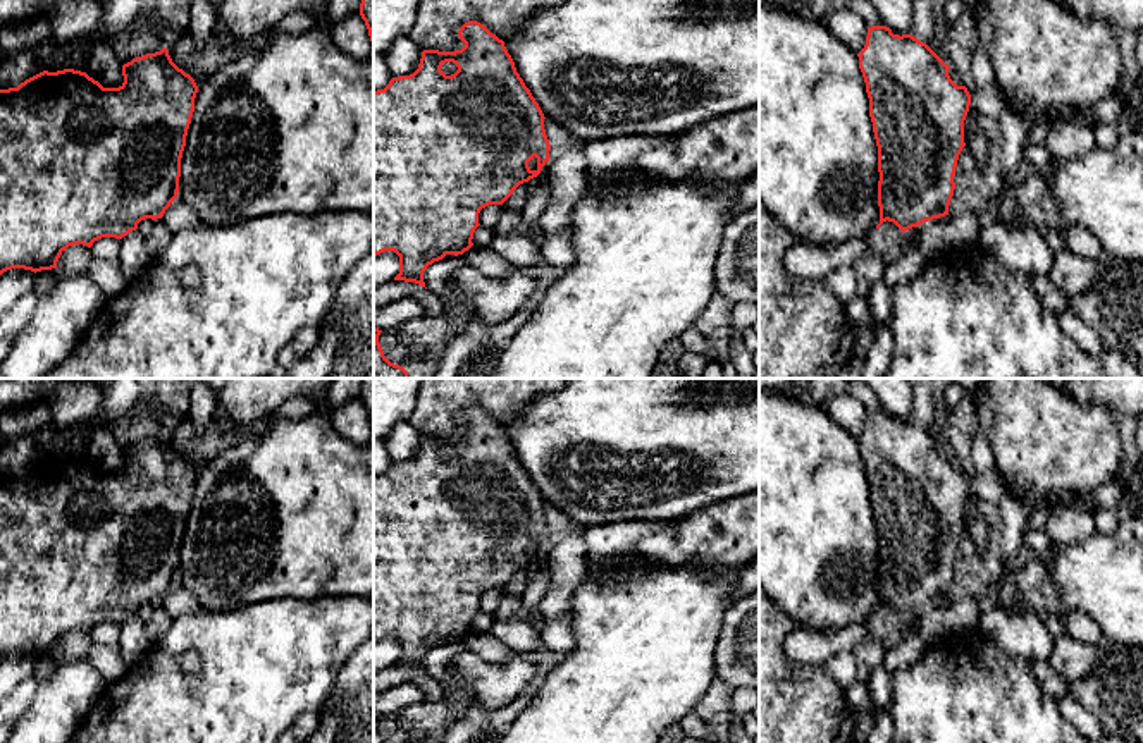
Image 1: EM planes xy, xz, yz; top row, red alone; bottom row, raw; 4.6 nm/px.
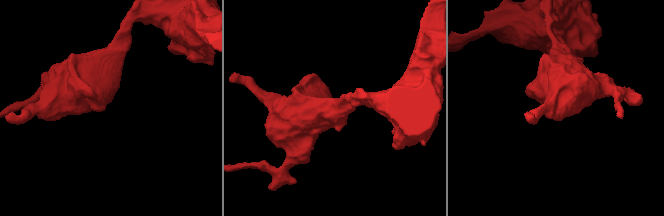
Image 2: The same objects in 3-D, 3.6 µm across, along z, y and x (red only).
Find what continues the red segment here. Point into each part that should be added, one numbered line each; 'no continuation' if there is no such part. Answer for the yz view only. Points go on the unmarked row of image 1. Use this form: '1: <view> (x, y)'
no continuation

